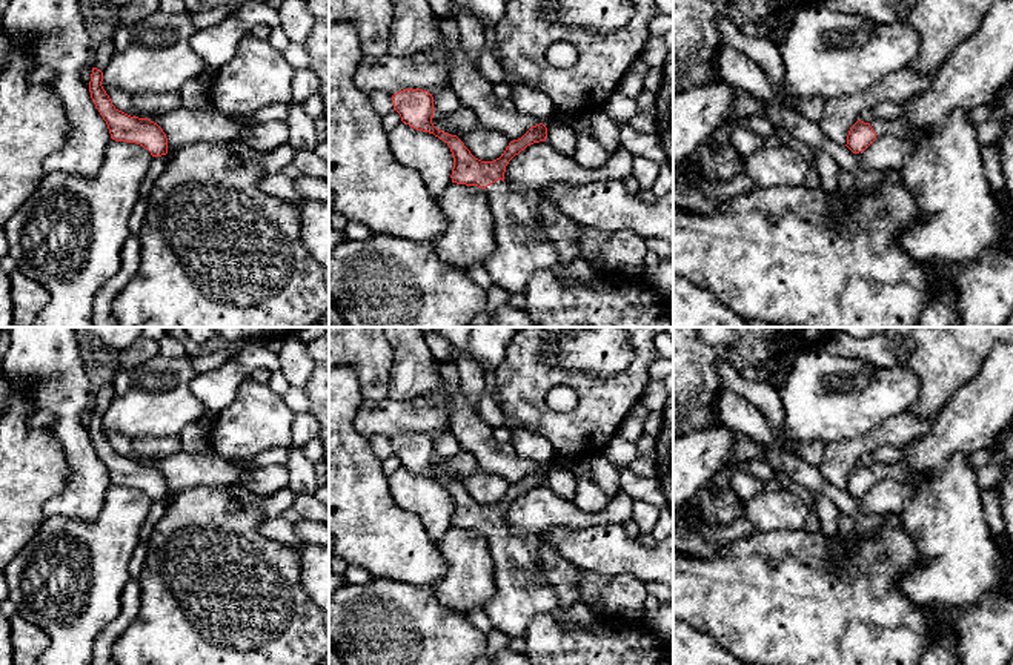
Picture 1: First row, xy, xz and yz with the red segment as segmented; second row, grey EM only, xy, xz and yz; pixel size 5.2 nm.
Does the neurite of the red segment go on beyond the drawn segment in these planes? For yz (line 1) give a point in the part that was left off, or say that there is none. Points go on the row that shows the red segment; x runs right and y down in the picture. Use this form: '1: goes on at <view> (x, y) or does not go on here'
1: goes on at yz (959, 218)

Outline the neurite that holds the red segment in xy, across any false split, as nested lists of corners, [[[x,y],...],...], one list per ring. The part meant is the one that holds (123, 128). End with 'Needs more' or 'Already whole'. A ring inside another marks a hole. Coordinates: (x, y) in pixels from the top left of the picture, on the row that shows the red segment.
[[[92,68],[89,92],[100,115],[108,124],[111,138],[115,141],[137,143],[148,149],[152,157],[168,154],[168,138],[163,129],[149,118],[131,117],[118,111],[101,86],[103,72]]]. Already whole

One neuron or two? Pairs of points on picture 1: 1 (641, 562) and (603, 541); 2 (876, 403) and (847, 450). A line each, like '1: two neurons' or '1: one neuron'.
1: one neuron
2: two neurons

